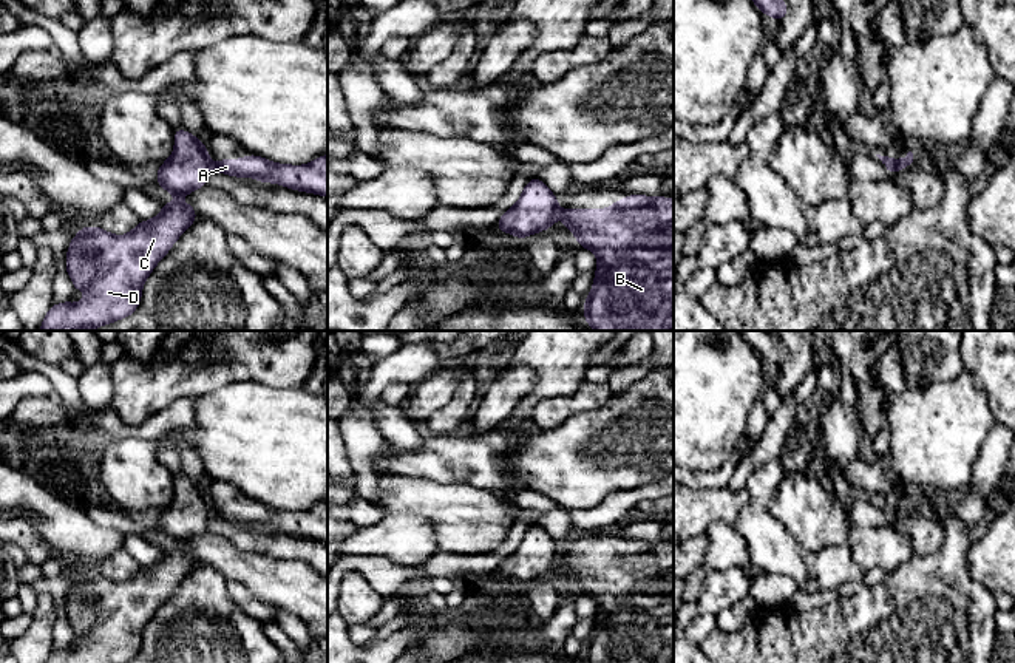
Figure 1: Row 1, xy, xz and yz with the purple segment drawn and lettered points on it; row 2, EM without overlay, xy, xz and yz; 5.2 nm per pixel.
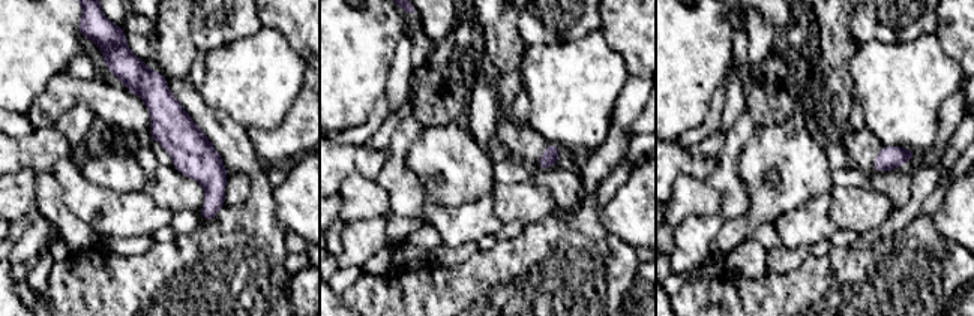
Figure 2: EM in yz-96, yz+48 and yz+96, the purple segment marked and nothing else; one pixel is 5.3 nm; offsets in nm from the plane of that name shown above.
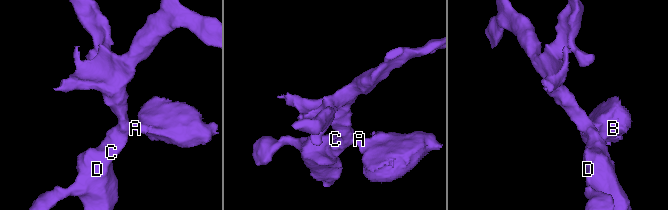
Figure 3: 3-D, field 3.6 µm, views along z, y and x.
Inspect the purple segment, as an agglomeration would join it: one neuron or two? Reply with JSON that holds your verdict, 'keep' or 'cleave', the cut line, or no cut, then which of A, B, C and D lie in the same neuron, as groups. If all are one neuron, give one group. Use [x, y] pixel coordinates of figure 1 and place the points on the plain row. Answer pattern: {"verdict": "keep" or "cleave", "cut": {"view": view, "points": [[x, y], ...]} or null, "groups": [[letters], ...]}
{"verdict": "cleave", "cut": {"view": "yz", "points": [[902, 506], [909, 510]]}, "groups": [["A", "B"], ["C", "D"]]}

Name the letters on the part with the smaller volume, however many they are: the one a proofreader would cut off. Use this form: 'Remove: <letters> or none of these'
Remove: A, B

